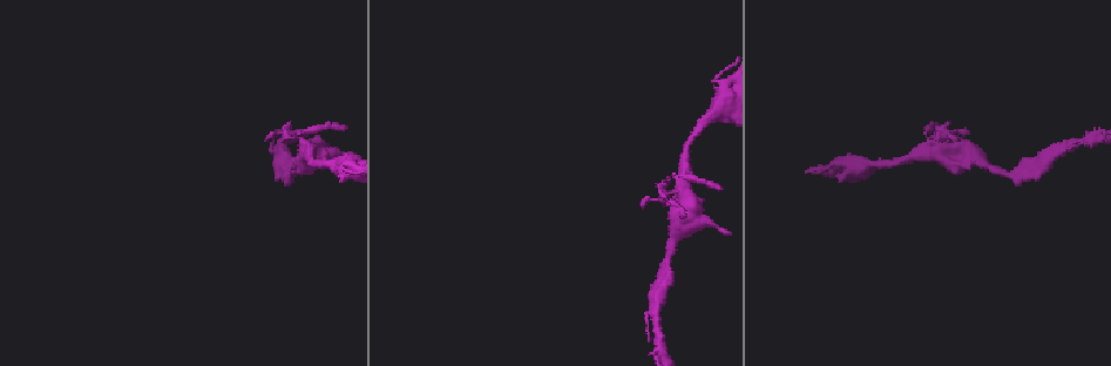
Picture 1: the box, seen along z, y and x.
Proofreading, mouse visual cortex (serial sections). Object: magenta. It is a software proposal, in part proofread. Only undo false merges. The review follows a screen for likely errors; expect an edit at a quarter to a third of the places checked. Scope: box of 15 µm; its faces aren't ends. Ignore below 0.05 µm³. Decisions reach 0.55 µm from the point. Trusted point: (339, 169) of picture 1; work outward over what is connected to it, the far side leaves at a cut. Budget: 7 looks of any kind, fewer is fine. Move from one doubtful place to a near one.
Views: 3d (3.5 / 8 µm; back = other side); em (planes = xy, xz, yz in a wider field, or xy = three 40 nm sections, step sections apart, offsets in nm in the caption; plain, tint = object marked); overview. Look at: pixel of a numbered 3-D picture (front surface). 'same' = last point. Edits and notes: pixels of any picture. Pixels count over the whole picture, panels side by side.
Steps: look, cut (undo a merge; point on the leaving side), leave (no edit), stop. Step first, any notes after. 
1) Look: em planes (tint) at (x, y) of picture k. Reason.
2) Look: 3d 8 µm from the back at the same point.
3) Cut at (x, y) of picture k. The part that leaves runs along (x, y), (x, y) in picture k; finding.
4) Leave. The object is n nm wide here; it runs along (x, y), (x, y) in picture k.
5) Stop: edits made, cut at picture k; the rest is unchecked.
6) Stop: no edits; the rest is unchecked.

Look: 3d 3.5 µm at (302, 135) of picture 1. Sharp bend.

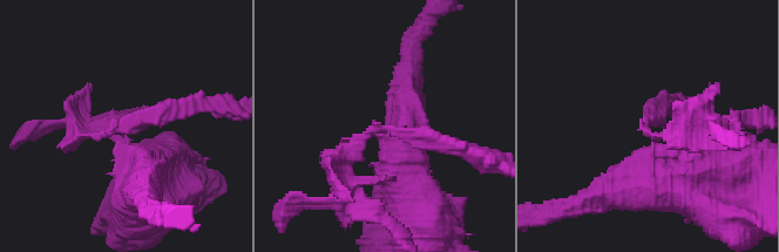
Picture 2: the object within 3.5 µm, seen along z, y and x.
Look: em planes (tint) at (386, 128) of picture 2. Need the tissue.

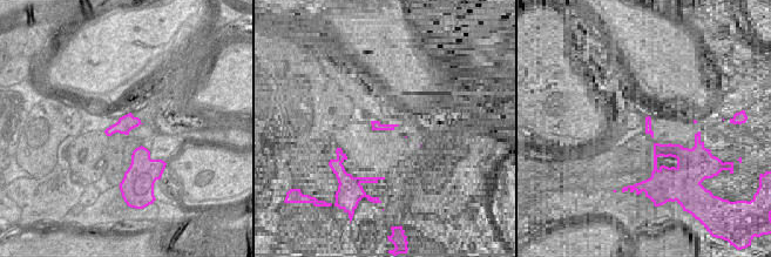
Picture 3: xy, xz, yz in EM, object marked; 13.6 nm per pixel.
Look: em xy step 3 (tint) at the same point.

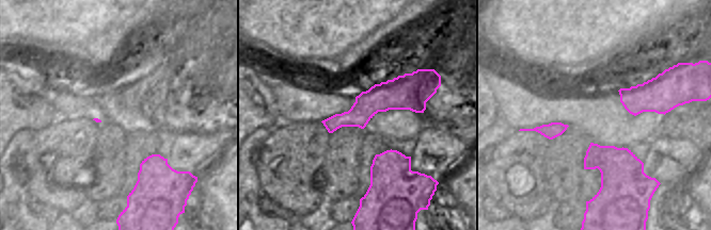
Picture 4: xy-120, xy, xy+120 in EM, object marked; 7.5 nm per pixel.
Leave. It runs along (140, 190), (122, 129), (190, 108) in picture 2; all the same cell.

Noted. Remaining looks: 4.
Look: 3d 3.5 µm at (692, 224) of picture 1.

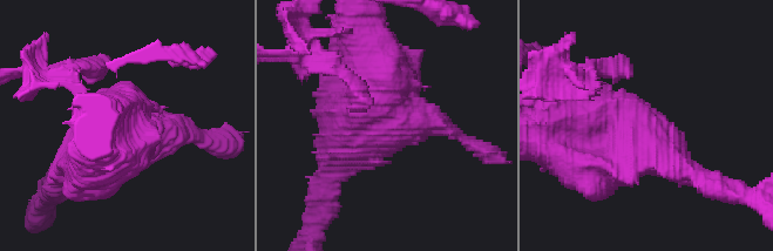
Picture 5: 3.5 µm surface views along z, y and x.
Look: em xy step 1 (tint) at (387, 131) of picture 5.

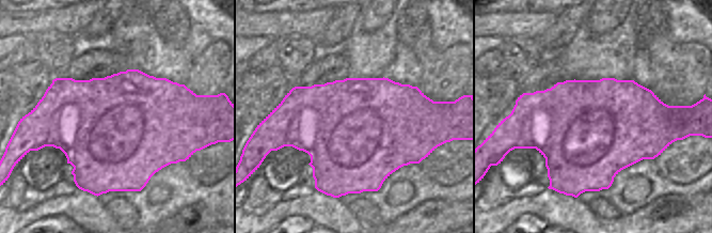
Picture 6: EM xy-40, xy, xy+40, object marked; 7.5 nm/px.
Leave. One cell here.

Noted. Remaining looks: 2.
Look: 3d 3.5 µm from the back at (1099, 138) of picture 1. Two arms in line, one across.

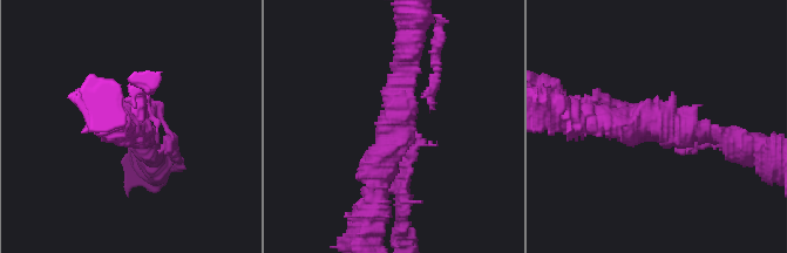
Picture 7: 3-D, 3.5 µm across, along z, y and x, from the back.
Look: em planes (tint) at (650, 122) of picture 7.

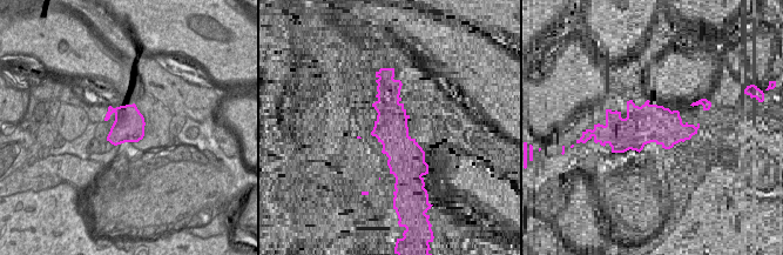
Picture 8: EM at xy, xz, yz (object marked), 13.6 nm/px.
Cut at (397, 189) of picture 7. The part that leaves runs along (411, 151), (407, 175), (399, 184) in picture 7; a second cell is stuck on.

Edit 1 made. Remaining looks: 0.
Stop: edits made, cut at picture 7; the rest is unchecked.

